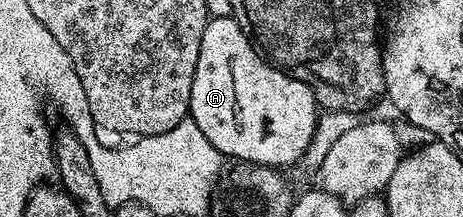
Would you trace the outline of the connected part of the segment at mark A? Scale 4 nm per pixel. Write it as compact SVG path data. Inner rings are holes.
M234 18L208 21L205 36L201 36L197 72L193 72L189 118L220 154L243 164L291 166L306 155L320 113L310 88L271 65Z

